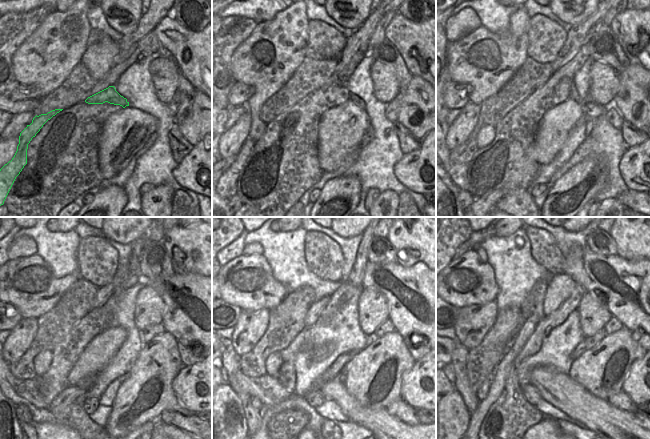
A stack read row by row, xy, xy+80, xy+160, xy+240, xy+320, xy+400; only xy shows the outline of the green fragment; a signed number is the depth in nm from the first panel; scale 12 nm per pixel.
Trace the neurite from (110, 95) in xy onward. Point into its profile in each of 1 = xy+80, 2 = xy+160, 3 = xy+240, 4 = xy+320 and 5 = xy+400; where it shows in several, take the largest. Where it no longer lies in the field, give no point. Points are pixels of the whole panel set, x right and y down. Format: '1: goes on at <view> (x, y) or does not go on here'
1: goes on at xy+80 (356, 100)
2: goes on at xy+160 (592, 110)
3: goes on at xy+240 (147, 334)
4: goes on at xy+320 (387, 326)
5: goes on at xy+400 (613, 325)

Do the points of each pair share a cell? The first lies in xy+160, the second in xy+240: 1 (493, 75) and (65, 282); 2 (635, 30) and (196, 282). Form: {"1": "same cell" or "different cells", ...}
{"1": "same cell", "2": "different cells"}

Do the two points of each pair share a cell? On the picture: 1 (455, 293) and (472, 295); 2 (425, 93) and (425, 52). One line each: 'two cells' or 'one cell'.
1: one cell
2: two cells

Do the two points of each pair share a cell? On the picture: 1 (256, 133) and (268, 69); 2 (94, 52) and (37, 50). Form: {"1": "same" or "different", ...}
{"1": "same", "2": "different"}

